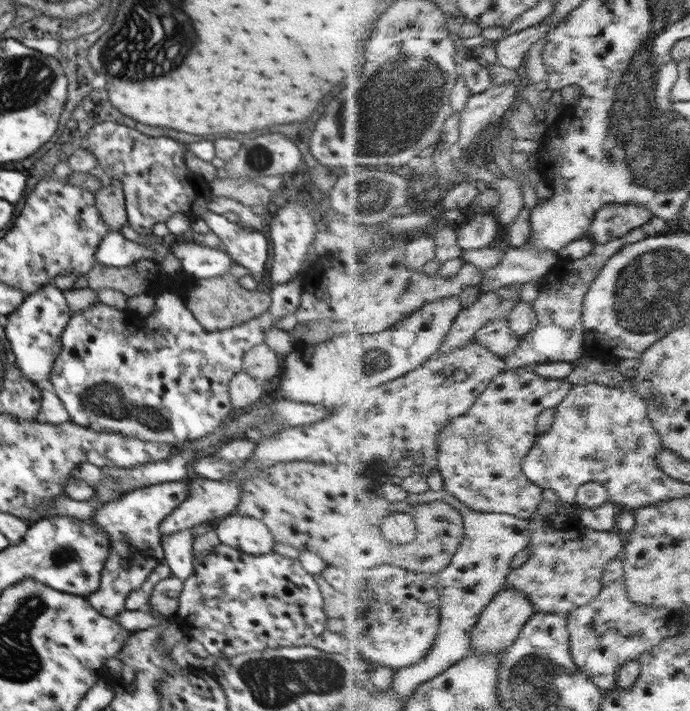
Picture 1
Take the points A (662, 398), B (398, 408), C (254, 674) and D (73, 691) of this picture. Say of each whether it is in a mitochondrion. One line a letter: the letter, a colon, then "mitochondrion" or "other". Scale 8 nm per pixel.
A: other
B: other
C: mitochondrion
D: other

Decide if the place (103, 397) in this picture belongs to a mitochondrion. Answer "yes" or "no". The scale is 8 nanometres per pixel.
yes

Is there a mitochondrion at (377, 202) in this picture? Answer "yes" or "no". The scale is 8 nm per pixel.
yes

